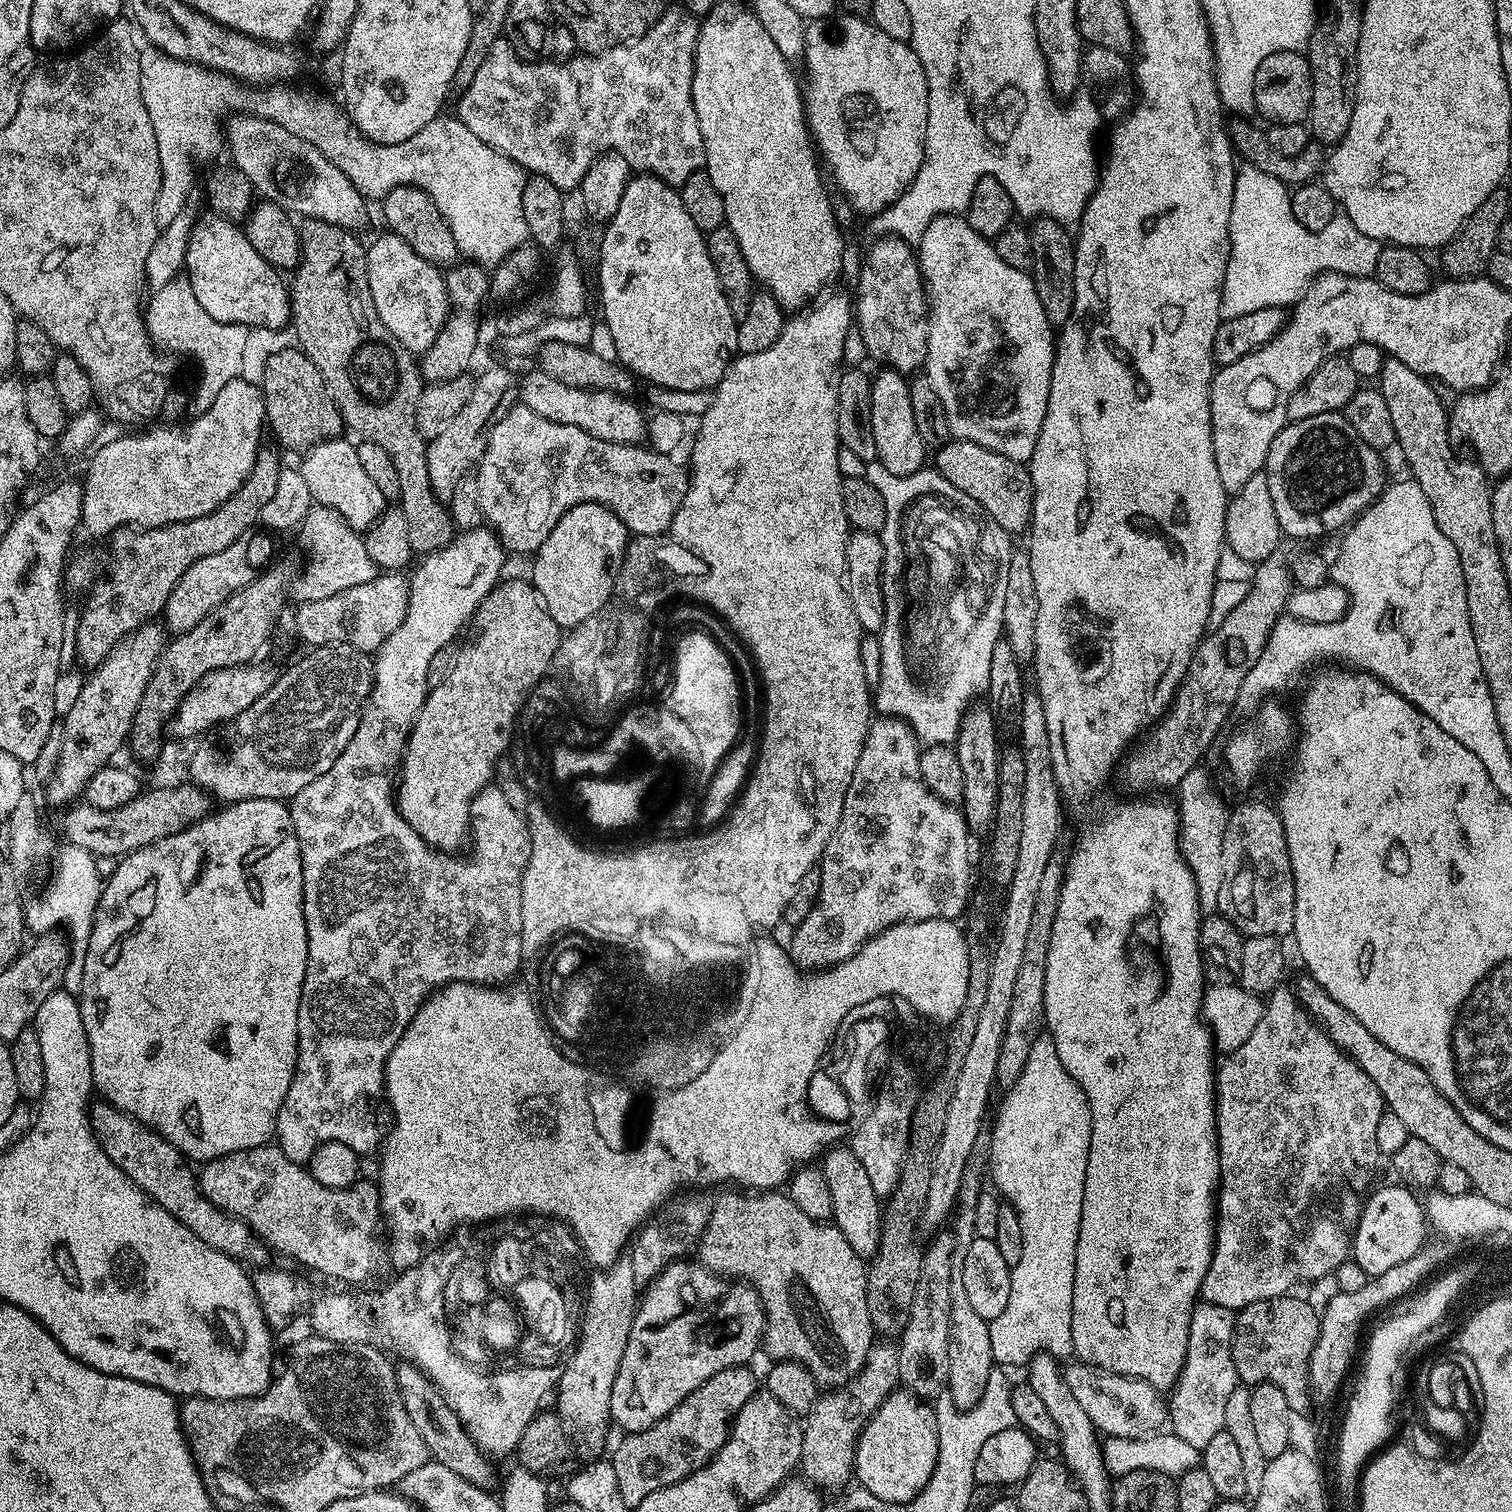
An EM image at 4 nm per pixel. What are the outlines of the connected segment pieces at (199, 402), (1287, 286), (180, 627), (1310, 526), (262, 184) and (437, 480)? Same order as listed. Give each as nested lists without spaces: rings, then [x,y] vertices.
[[[187,275],[170,278],[166,286],[155,289],[151,295],[152,301],[146,304],[148,337],[161,353],[181,352],[184,356],[193,356],[200,363],[200,385],[196,388],[191,411],[196,414],[205,412],[214,398],[218,398],[218,390],[241,375],[240,367],[244,364],[244,351],[248,348],[249,329],[242,324],[227,324],[218,322],[218,318],[210,318],[210,314],[202,310],[198,298],[194,298]]]
[[[1241,163],[1237,167],[1228,227],[1230,258],[1220,291],[1221,320],[1242,318],[1242,314],[1254,314],[1254,310],[1287,309],[1295,305],[1309,284],[1324,272],[1337,272],[1347,276],[1372,276],[1375,273],[1382,247],[1380,241],[1366,238],[1366,234],[1362,234],[1362,230],[1358,230],[1358,226],[1354,226],[1354,222],[1350,222],[1343,214],[1335,215],[1324,230],[1311,232],[1304,229],[1291,213],[1291,196],[1289,185],[1270,174],[1262,174],[1262,170],[1258,170],[1253,164]]]
[[[253,530],[242,534],[235,542],[230,542],[226,550],[218,550],[218,554],[206,554],[206,558],[198,558],[182,578],[178,578],[178,586],[170,591],[162,613],[162,624],[169,633],[179,634],[194,630],[206,614],[210,614],[226,598],[233,596],[242,586],[254,582],[257,576],[269,567],[272,556],[272,540],[264,530]]]
[[[1327,412],[1315,418],[1285,423],[1274,442],[1270,442],[1263,470],[1270,484],[1270,498],[1274,501],[1274,514],[1278,514],[1281,533],[1285,537],[1293,536],[1296,540],[1316,540],[1327,532],[1339,533],[1347,529],[1356,517],[1380,499],[1386,487],[1384,464],[1380,456],[1377,449],[1366,446],[1366,442],[1356,437],[1340,412]]]
[[[232,114],[226,120],[226,148],[232,151],[231,163],[237,172],[243,174],[252,183],[253,189],[263,199],[281,200],[285,209],[293,213],[301,212],[301,217],[309,220],[321,220],[327,224],[337,224],[340,228],[349,230],[359,229],[359,224],[367,218],[368,212],[364,209],[365,197],[360,195],[360,191],[310,142],[290,134],[282,126],[278,126],[269,120],[263,120],[261,116],[250,116],[247,114]]]
[[[488,368],[480,377],[478,375],[475,377],[474,387],[466,406],[462,406],[462,411],[450,422],[450,426],[446,426],[446,430],[442,430],[442,434],[438,434],[438,438],[427,441],[426,466],[430,469],[430,486],[434,486],[436,499],[447,502],[450,498],[454,498],[454,490],[458,487],[458,482],[462,482],[462,478],[469,475],[479,465],[488,445],[492,428],[510,409],[516,407],[519,398],[518,376],[507,372],[504,368]]]

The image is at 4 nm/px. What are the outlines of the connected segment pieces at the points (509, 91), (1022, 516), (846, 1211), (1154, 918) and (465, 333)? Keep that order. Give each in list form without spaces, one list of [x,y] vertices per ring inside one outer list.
[[[665,10],[652,23],[650,30],[644,36],[637,36],[635,40],[623,46],[607,48],[605,52],[576,54],[580,56],[566,61],[565,64],[555,64],[552,60],[540,60],[537,64],[527,64],[516,53],[517,45],[511,39],[502,38],[498,42],[494,42],[486,62],[482,62],[482,66],[478,70],[478,74],[474,74],[470,86],[459,93],[459,120],[466,126],[470,126],[470,131],[477,135],[478,138],[482,138],[482,142],[486,142],[486,146],[497,148],[503,156],[508,156],[515,164],[519,164],[525,173],[541,176],[550,182],[554,182],[554,186],[558,186],[560,191],[565,194],[571,193],[571,188],[572,191],[579,189],[582,178],[586,178],[592,163],[604,155],[605,152],[622,154],[622,158],[626,158],[626,162],[637,173],[657,176],[662,182],[673,186],[684,184],[686,178],[690,178],[695,172],[704,168],[702,130],[698,130],[698,114],[694,110],[694,98],[692,97],[692,83],[694,82],[694,70],[696,69],[696,47],[700,37],[701,21],[691,11],[672,11]]]
[[[951,439],[935,449],[935,471],[940,472],[950,486],[958,486],[962,494],[970,494],[974,502],[983,506],[986,515],[1002,530],[1017,534],[1032,523],[1032,476],[1023,463],[1006,458],[997,452],[986,450],[969,440]]]
[[[832,1146],[823,1153],[822,1167],[826,1174],[826,1186],[830,1186],[832,1203],[831,1223],[850,1242],[854,1254],[870,1258],[878,1250],[882,1238],[882,1197],[870,1186],[870,1177],[866,1174],[862,1162],[848,1146]]]
[[[1132,800],[1129,804],[1118,805],[1105,820],[1086,829],[1072,857],[1067,857],[1064,884],[1058,898],[1058,914],[1054,918],[1054,934],[1050,934],[1050,954],[1046,958],[1044,1023],[1054,1042],[1054,1050],[1058,1050],[1062,1066],[1066,1066],[1066,1074],[1070,1074],[1070,1078],[1078,1082],[1082,1094],[1086,1094],[1092,1119],[1082,1222],[1078,1226],[1074,1262],[1072,1350],[1083,1363],[1099,1368],[1101,1372],[1135,1376],[1161,1390],[1171,1389],[1180,1379],[1190,1338],[1190,1318],[1200,1300],[1200,1287],[1206,1278],[1206,1270],[1210,1270],[1212,1247],[1216,1244],[1216,1193],[1220,1187],[1220,1159],[1216,1149],[1216,1072],[1214,1064],[1212,1068],[1212,1033],[1208,1031],[1200,1011],[1206,987],[1200,966],[1201,919],[1198,886],[1180,852],[1180,813],[1177,805]]]
[[[457,262],[444,272],[444,285],[450,305],[448,320],[419,361],[421,377],[428,384],[441,384],[469,371],[476,356],[476,343],[480,340],[480,303],[484,295],[489,295],[490,276],[482,264]]]

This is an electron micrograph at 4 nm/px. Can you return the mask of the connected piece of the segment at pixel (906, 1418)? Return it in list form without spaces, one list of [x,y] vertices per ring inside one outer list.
[[[907,1390],[891,1392],[864,1423],[856,1443],[855,1479],[882,1502],[905,1504],[930,1482],[938,1460],[938,1422],[935,1407],[927,1399]]]

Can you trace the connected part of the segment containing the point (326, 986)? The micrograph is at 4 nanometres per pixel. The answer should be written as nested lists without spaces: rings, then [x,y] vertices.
[[[487,526],[479,528],[469,528],[461,531],[459,534],[453,535],[452,541],[449,542],[444,548],[439,548],[436,552],[427,553],[423,557],[424,560],[420,565],[415,565],[416,573],[410,576],[408,580],[408,609],[406,610],[406,618],[402,618],[402,626],[398,626],[398,630],[394,630],[394,634],[390,634],[390,638],[386,638],[386,642],[382,642],[382,646],[376,649],[374,653],[374,682],[372,683],[372,692],[368,695],[368,702],[364,706],[364,711],[360,713],[360,721],[356,723],[354,730],[354,738],[350,738],[350,742],[346,746],[346,750],[342,750],[342,754],[334,762],[334,766],[330,766],[330,770],[326,770],[326,774],[322,774],[322,778],[314,778],[314,782],[310,782],[310,786],[302,786],[302,790],[298,790],[298,794],[293,796],[290,801],[290,811],[292,814],[292,821],[294,822],[294,830],[296,837],[300,843],[300,857],[302,858],[302,878],[304,879],[304,917],[306,918],[306,938],[308,939],[308,961],[306,962],[306,978],[302,982],[302,998],[300,999],[300,1009],[298,1010],[298,1062],[294,1070],[294,1078],[290,1082],[290,1090],[286,1090],[286,1098],[282,1102],[282,1106],[276,1115],[276,1131],[274,1133],[275,1139],[278,1141],[278,1146],[286,1154],[286,1158],[290,1158],[295,1164],[307,1165],[308,1159],[314,1154],[314,1150],[320,1144],[326,1142],[344,1142],[346,1146],[350,1146],[350,1150],[361,1154],[367,1152],[377,1151],[378,1140],[376,1144],[376,1099],[381,1099],[384,1096],[384,1064],[388,1060],[390,1050],[394,1050],[394,1046],[398,1042],[398,1038],[402,1038],[402,1034],[412,1025],[414,1014],[420,1008],[421,1004],[428,999],[429,995],[436,991],[437,988],[445,985],[452,984],[456,980],[461,980],[467,984],[479,984],[481,986],[504,986],[509,983],[508,979],[519,970],[522,966],[521,956],[522,952],[522,902],[520,901],[520,877],[524,872],[524,867],[527,866],[528,855],[532,849],[532,843],[528,837],[528,822],[521,813],[514,810],[514,806],[510,806],[510,802],[506,802],[506,797],[502,795],[502,790],[498,790],[495,786],[489,786],[482,789],[478,795],[472,800],[472,818],[470,821],[470,848],[472,844],[472,858],[470,860],[459,860],[461,857],[456,854],[445,854],[437,852],[435,848],[429,846],[423,838],[414,831],[410,825],[403,820],[400,812],[396,809],[396,801],[394,799],[394,785],[398,780],[398,769],[400,761],[404,754],[404,746],[408,743],[408,734],[412,731],[412,724],[418,718],[418,714],[424,705],[424,699],[427,698],[430,691],[428,683],[428,671],[430,670],[430,661],[434,658],[434,654],[438,654],[438,650],[449,647],[453,643],[452,639],[460,632],[460,627],[467,625],[469,621],[475,617],[478,606],[483,602],[492,589],[496,587],[498,581],[501,579],[500,571],[504,568],[504,556],[506,557],[506,549],[500,543],[500,539],[496,533]]]

